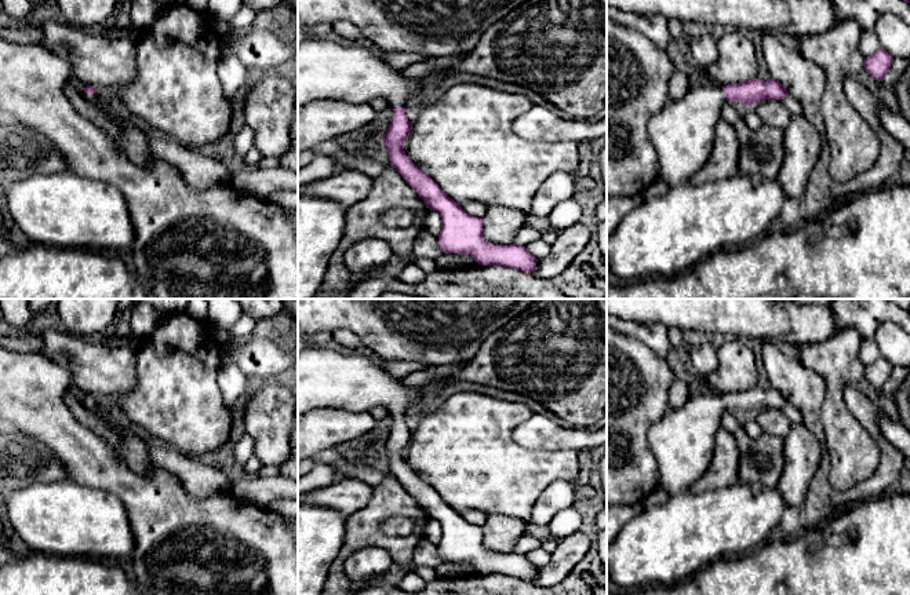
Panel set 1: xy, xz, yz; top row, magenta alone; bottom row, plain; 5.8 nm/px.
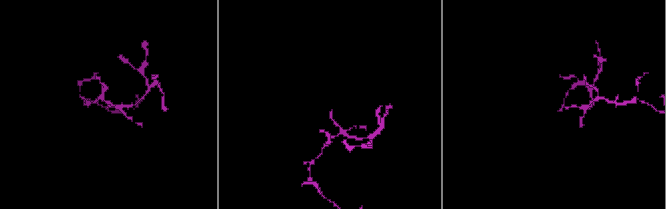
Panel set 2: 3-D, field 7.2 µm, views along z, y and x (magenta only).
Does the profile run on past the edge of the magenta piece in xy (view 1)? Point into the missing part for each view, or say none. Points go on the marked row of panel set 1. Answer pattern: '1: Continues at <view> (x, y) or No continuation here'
1: Continues at xy (133, 141)

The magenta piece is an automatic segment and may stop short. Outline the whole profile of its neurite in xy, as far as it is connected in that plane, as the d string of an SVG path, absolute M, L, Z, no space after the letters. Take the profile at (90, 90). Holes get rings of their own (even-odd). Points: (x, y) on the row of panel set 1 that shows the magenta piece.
M87 85L83 98L99 112L105 113L120 128L119 136L112 136L108 132L105 134L112 143L120 147L120 152L124 153L127 158L141 167L150 165L154 160L159 160L152 153L149 145L150 129L145 124L132 117L123 118L110 114L105 105L98 101L95 87Z

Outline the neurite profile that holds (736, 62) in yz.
M732 30L725 32L717 44L717 59L702 69L703 80L724 87L756 79L757 55L749 39L739 30Z

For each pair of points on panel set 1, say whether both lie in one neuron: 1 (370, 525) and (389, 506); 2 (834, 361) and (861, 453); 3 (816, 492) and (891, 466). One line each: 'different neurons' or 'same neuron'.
1: same neuron
2: same neuron
3: same neuron

